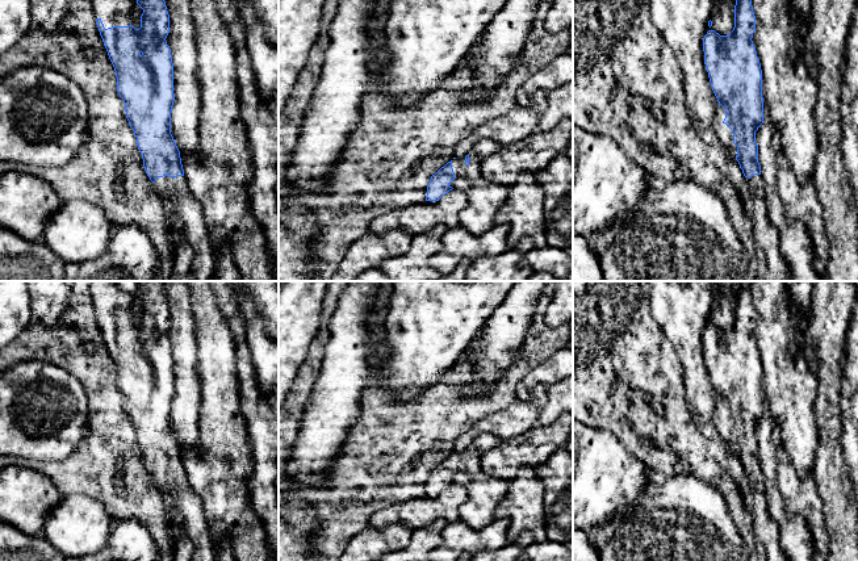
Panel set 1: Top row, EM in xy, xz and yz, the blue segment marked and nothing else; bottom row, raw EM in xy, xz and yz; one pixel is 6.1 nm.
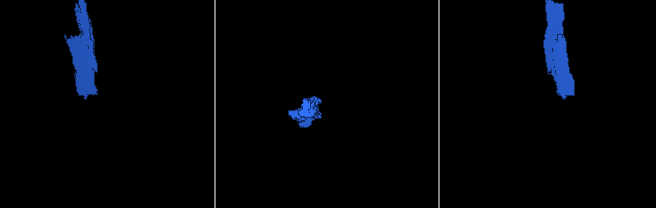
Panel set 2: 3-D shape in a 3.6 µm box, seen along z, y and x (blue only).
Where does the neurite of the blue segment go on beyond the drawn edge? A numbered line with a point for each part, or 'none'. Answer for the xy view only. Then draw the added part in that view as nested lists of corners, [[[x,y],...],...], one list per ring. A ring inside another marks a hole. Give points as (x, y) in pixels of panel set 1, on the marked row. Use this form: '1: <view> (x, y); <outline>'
1: xy (112, 12); [[[91,0],[96,18],[100,18],[104,28],[129,26],[134,22],[133,0]]]
2: xy (175, 192); [[[185,176],[158,177],[154,187],[160,193],[169,212],[169,234],[172,234],[171,217],[181,222],[181,234],[193,248],[192,276],[196,281],[212,281],[215,265],[215,254],[208,233],[201,204],[193,196]]]

